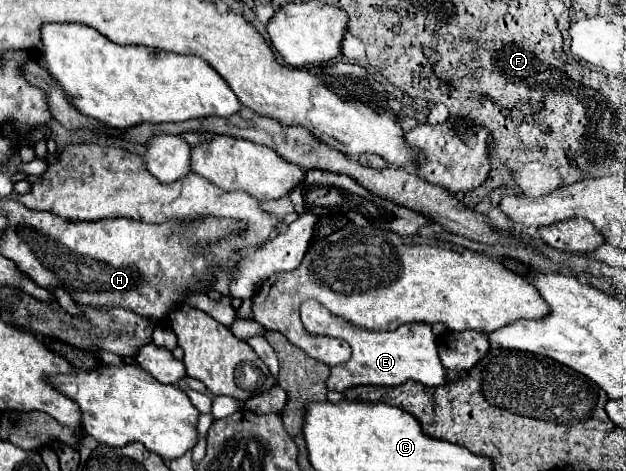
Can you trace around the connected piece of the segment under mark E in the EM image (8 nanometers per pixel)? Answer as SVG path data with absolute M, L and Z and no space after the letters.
M316 300L304 302L304 306L300 308L300 316L302 316L304 326L312 334L328 334L334 338L342 338L352 348L352 356L348 362L342 362L330 368L330 376L326 378L326 390L344 392L346 388L352 388L358 384L400 386L406 380L416 380L424 386L446 384L446 368L440 362L436 336L430 324L404 324L396 330L374 332L366 328L356 328L354 324L342 320L340 316L332 316Z

